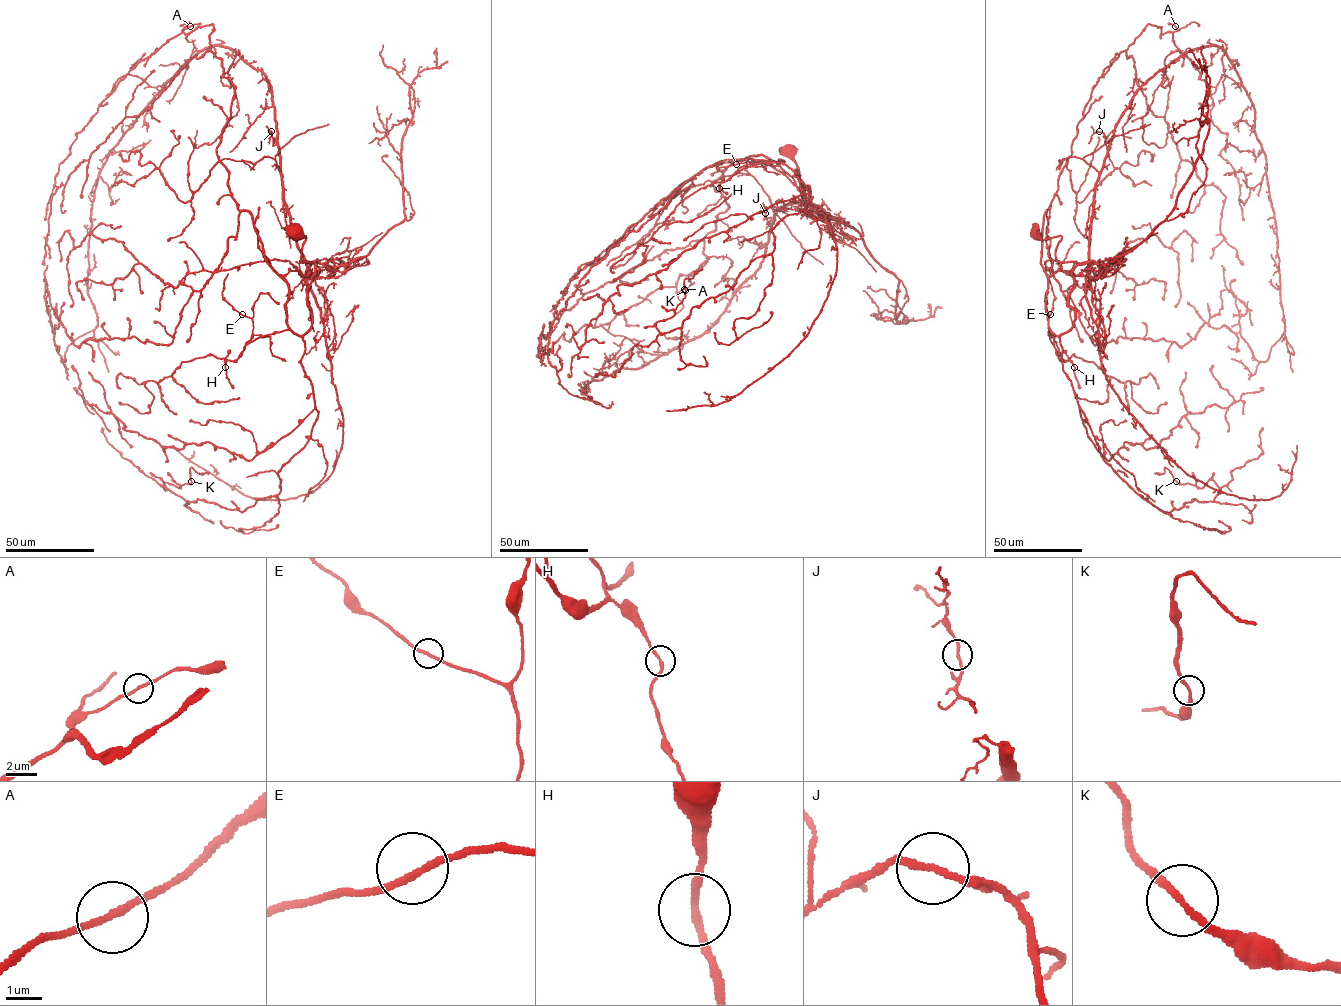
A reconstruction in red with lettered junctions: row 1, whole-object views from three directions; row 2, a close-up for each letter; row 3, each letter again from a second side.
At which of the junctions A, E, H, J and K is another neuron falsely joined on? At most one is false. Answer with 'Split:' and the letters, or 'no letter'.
Split: no letter

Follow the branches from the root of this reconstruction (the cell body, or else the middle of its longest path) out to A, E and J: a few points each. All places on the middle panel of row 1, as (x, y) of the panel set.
A: (789, 150), (807, 201), (775, 213), (752, 176), (713, 181), (728, 208), (684, 289)
E: (789, 150), (807, 200), (808, 186), (803, 188), (786, 165), (749, 164), (733, 175), (747, 162), (736, 164)
J: (789, 150), (807, 201), (778, 208), (770, 224), (765, 213)

